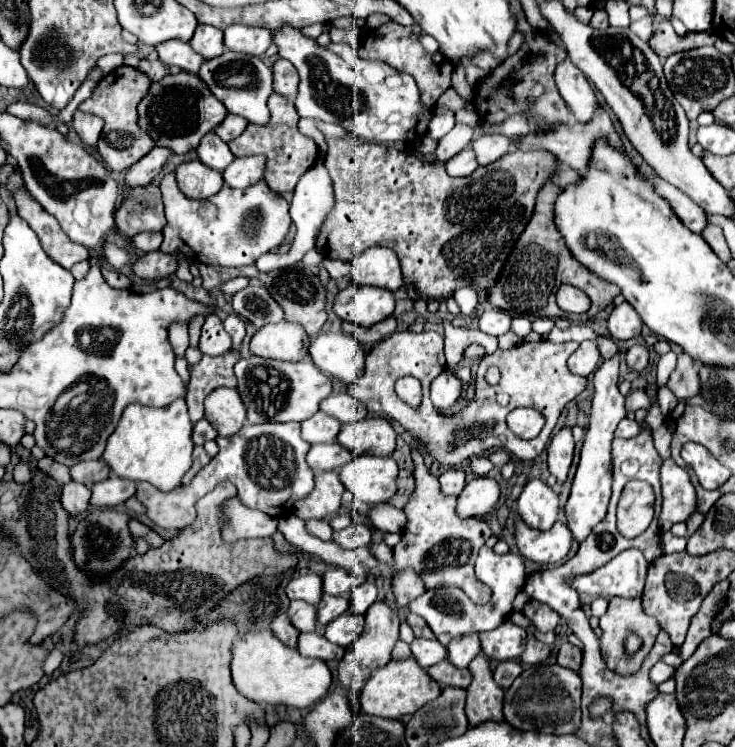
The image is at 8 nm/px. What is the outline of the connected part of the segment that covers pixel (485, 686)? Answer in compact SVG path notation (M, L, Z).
M477 655L469 663L473 675L471 685L467 687L467 719L471 725L483 721L503 721L503 689L493 681L493 671L487 657Z

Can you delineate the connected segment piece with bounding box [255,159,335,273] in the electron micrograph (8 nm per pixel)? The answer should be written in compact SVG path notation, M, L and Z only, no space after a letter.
M319 159L313 169L309 169L297 183L295 187L295 193L293 193L293 201L291 201L291 219L297 227L297 235L295 235L295 241L291 245L291 251L281 255L281 253L267 253L263 257L257 259L255 267L261 271L261 273L269 273L273 269L281 269L281 267L287 267L287 265L295 265L309 249L315 249L315 239L317 239L317 229L321 227L321 223L325 221L327 213L331 211L333 207L333 185L331 185L331 179L329 179L329 173L325 171L325 165L323 161Z

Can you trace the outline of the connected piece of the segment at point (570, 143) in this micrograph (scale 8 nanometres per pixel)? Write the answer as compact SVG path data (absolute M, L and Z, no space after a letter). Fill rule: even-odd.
M603 109L589 125L577 125L577 123L575 123L575 125L557 125L551 133L545 133L545 135L543 135L543 133L527 135L527 137L521 141L521 149L527 149L527 147L541 147L541 149L547 149L547 151L551 151L563 165L569 165L569 167L577 169L579 173L585 173L587 167L589 167L589 159L591 159L591 155L593 155L593 147L595 147L595 143L597 143L599 139L605 139L613 149L621 149L623 155L629 157L629 153L627 153L625 147L623 147L621 137L615 133L613 123L611 123L611 119L609 119L609 115L607 115L605 109Z

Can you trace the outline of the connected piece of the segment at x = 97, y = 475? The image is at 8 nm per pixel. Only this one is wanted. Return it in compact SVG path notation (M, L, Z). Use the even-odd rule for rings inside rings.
M103 459L77 463L69 471L71 471L71 479L85 485L85 487L91 487L93 483L99 483L99 481L107 479L109 473L111 473L111 469L107 467L107 463Z

